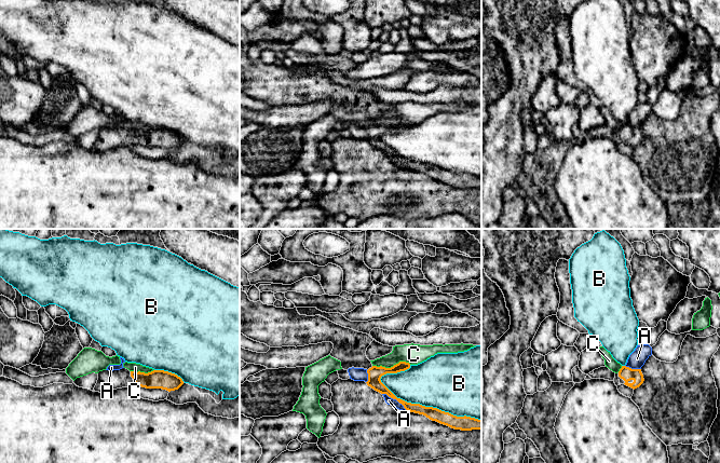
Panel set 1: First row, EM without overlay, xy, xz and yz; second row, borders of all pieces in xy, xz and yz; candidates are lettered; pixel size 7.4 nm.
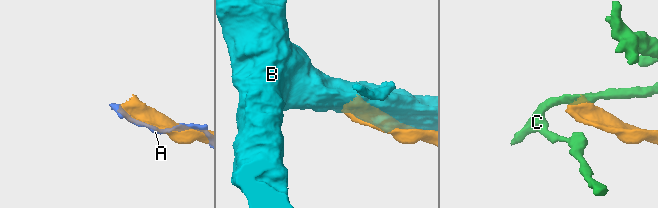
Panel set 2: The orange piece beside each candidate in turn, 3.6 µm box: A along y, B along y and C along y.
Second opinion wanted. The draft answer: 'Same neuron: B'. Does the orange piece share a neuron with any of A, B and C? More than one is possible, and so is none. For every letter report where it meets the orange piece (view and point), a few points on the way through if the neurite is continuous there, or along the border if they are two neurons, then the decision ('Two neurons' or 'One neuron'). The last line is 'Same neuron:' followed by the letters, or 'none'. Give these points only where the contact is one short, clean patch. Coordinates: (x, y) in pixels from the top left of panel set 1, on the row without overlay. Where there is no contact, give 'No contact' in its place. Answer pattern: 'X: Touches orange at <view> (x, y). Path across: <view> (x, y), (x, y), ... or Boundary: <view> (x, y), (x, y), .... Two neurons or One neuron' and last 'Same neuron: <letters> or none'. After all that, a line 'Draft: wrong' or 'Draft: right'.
A: Touches orange at xz (395, 157). Two neurons
B: Touches orange at xz (430, 165). Two neurons
C: Touches orange at xz (391, 125). Two neurons
Same neuron: none
Draft: wrong

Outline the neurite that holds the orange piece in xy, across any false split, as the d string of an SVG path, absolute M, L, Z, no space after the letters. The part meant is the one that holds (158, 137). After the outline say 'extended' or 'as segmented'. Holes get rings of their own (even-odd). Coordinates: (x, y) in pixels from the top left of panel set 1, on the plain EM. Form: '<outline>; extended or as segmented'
M122 126L113 130L99 130L94 149L105 151L117 147L128 146L133 142L146 147L162 147L171 150L178 148L184 142L184 139L177 133L164 128L153 128L145 132Z; extended

